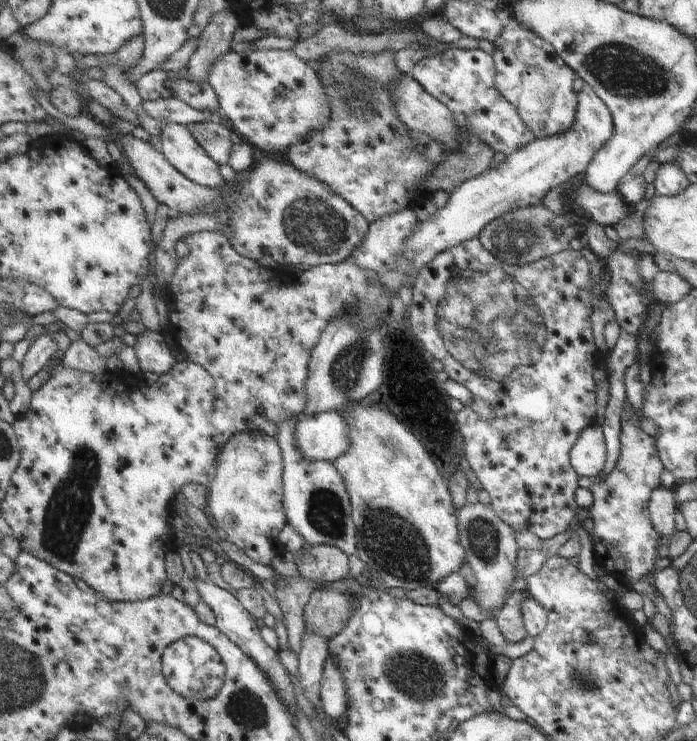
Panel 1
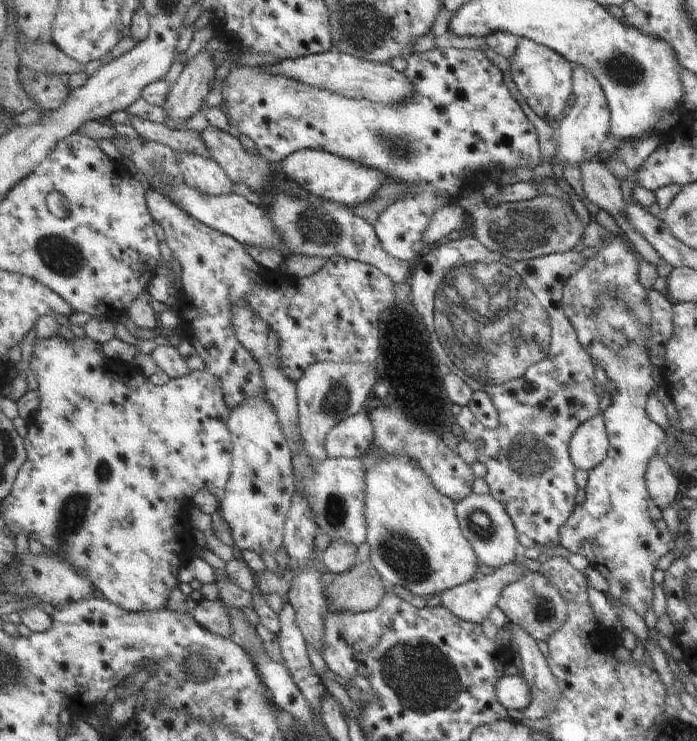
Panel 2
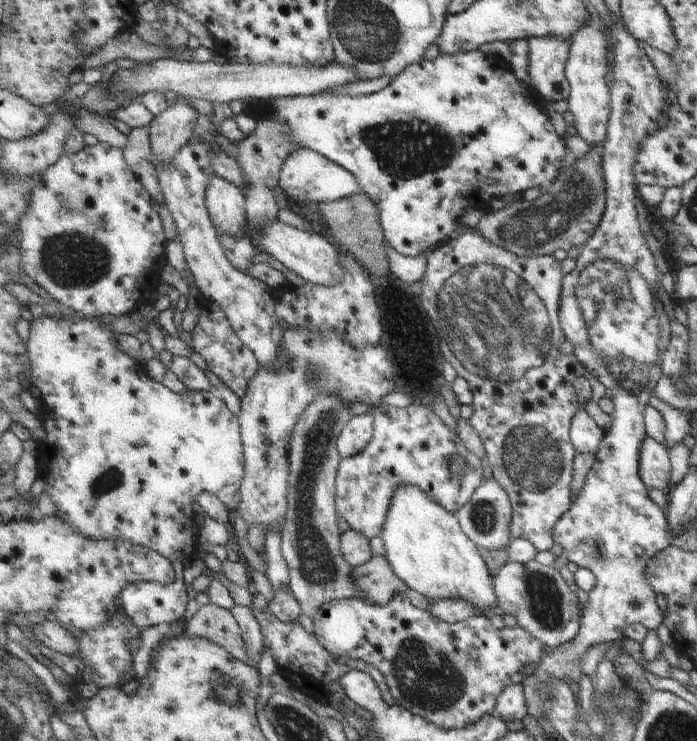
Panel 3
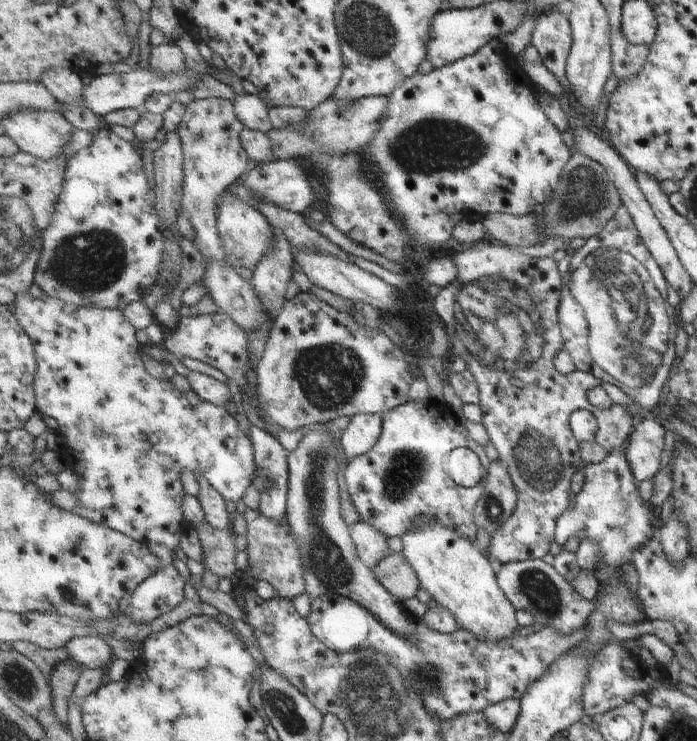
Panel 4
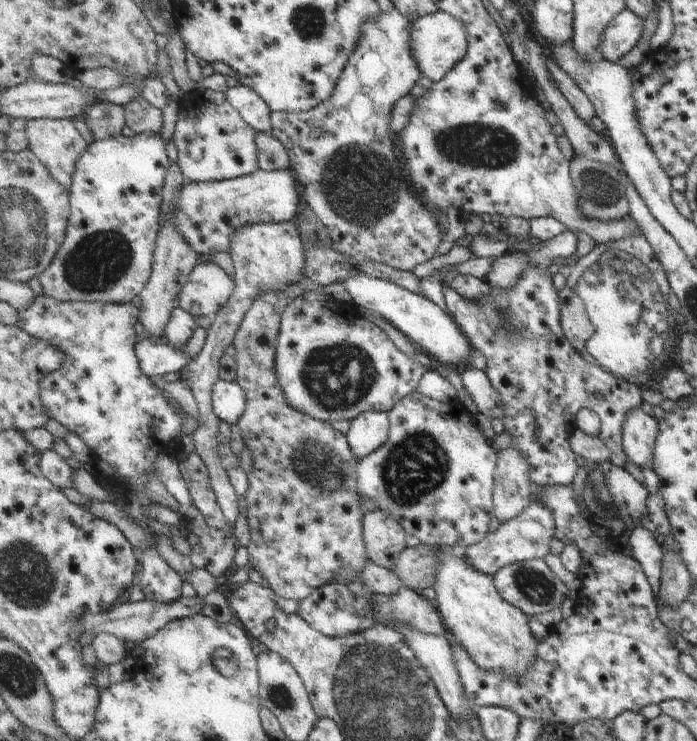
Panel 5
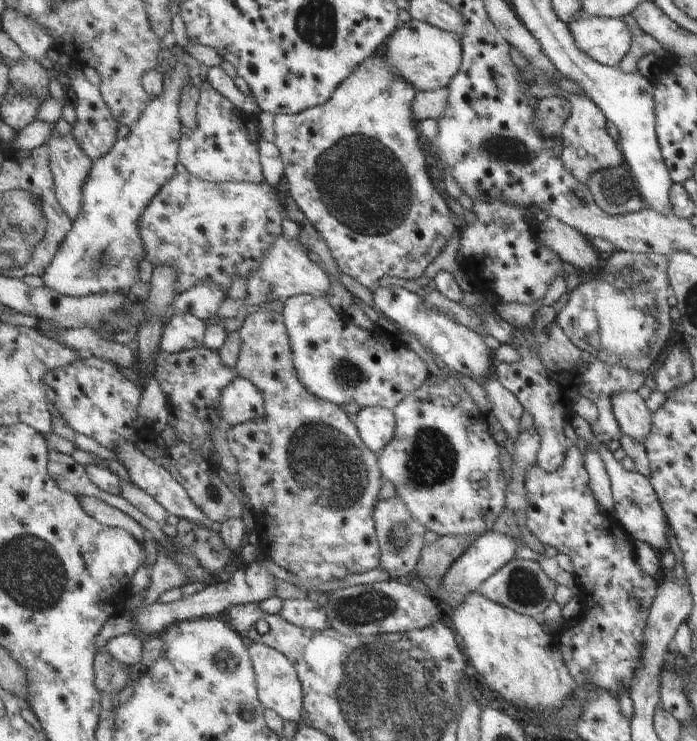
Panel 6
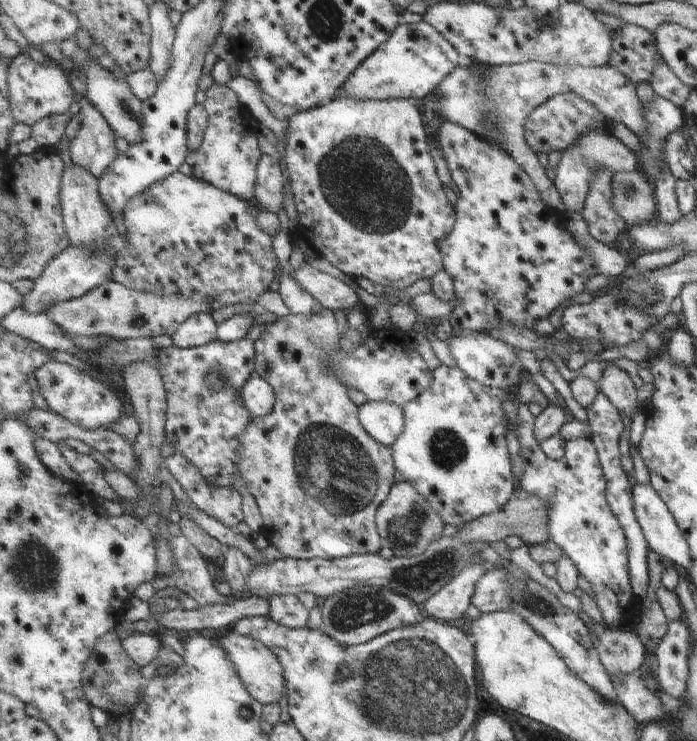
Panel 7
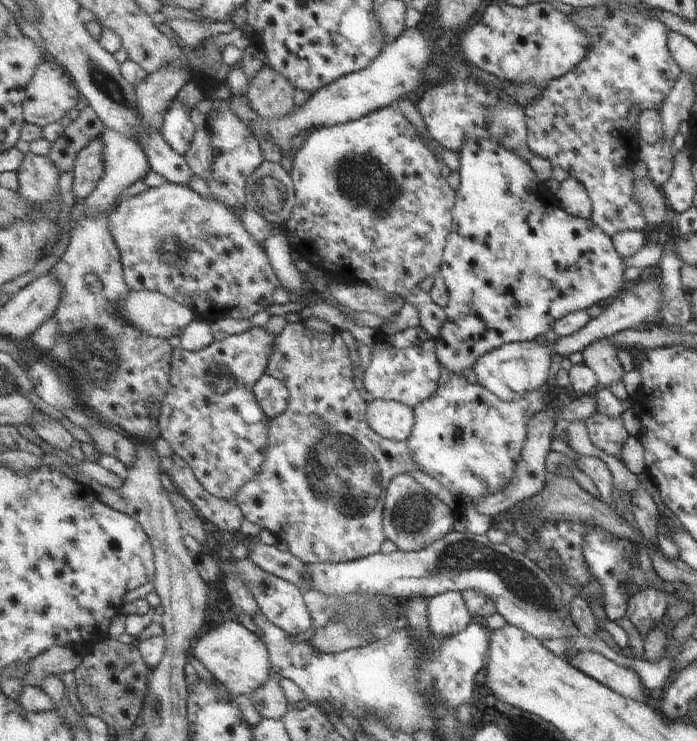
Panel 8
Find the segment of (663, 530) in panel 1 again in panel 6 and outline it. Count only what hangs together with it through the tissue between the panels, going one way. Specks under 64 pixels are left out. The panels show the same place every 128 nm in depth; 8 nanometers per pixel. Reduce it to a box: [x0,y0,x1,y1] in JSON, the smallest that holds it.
[612,392,653,443]

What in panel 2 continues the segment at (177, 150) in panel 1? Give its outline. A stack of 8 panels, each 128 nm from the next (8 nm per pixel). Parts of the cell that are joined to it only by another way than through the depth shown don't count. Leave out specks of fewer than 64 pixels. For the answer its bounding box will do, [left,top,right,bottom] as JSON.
[178,152,235,196]

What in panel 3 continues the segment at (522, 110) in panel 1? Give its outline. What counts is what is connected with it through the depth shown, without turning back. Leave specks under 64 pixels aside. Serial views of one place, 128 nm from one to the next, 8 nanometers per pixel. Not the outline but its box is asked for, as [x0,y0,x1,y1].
[529,37,571,103]

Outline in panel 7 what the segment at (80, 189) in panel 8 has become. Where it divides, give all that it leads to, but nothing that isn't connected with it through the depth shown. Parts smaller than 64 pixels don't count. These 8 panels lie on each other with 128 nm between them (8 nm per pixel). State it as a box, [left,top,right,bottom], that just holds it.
[69,98,118,177]

